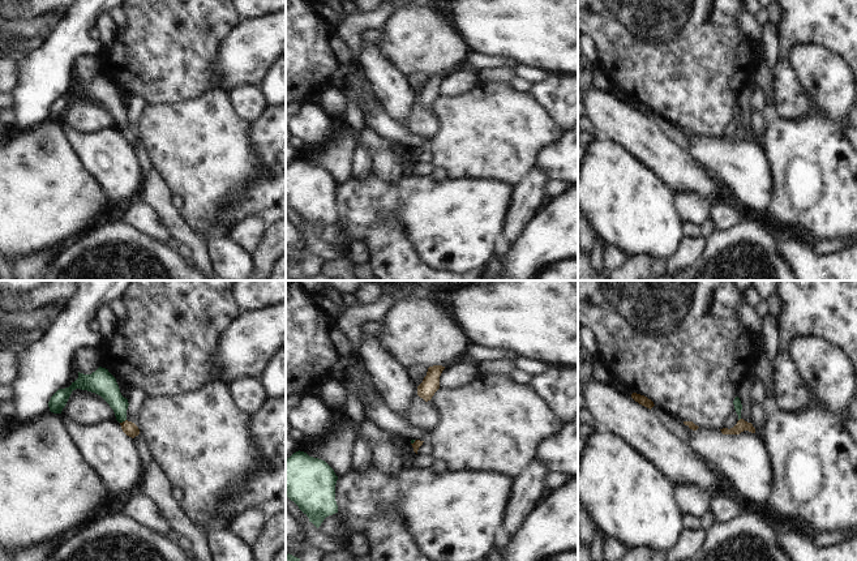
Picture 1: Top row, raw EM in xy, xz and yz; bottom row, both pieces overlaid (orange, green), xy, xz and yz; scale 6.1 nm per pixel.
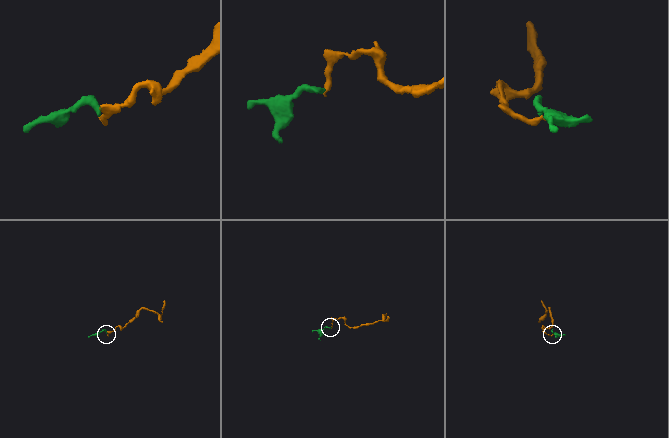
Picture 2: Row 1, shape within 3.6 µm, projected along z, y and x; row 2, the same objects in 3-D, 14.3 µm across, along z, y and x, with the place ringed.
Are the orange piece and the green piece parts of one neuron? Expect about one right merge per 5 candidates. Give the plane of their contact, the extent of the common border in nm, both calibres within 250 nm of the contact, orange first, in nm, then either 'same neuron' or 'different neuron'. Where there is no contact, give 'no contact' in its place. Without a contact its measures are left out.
contact in xy; length 50 nm; calibres 90 and 140 nm; same neuron

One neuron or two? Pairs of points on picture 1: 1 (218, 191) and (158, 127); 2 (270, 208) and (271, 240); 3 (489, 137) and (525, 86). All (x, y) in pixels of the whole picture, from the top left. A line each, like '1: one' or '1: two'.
1: one
2: two
3: two

